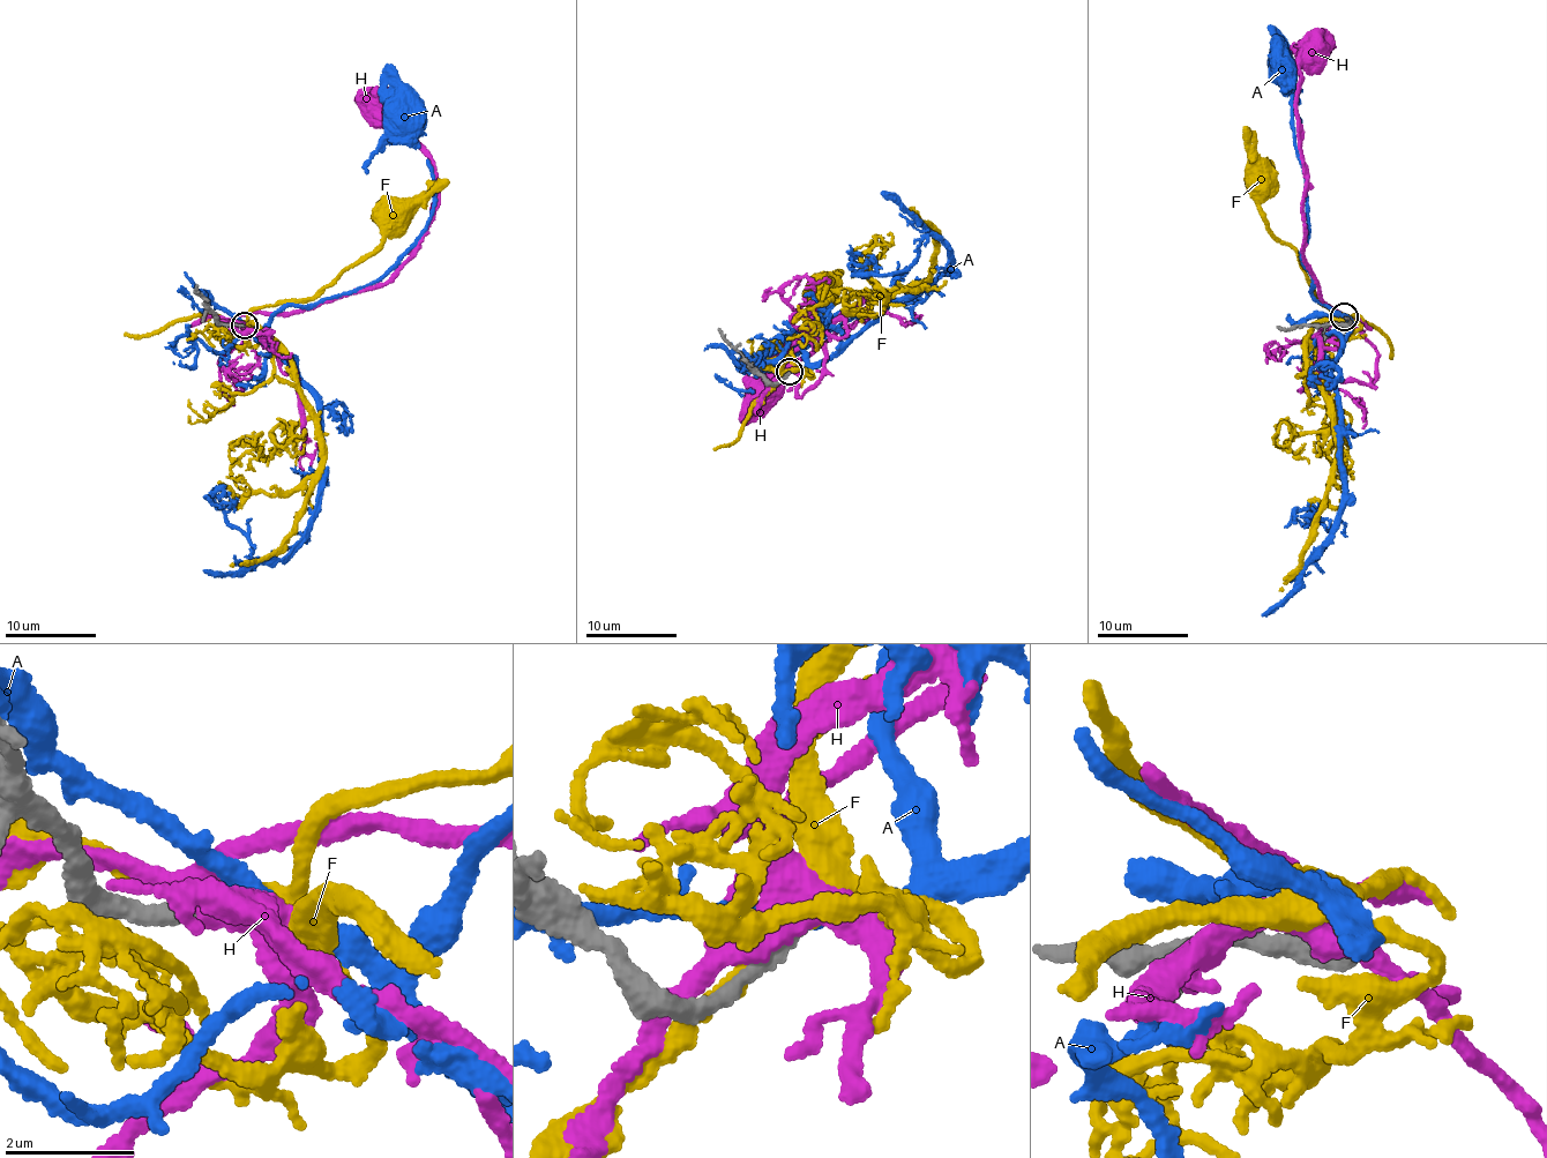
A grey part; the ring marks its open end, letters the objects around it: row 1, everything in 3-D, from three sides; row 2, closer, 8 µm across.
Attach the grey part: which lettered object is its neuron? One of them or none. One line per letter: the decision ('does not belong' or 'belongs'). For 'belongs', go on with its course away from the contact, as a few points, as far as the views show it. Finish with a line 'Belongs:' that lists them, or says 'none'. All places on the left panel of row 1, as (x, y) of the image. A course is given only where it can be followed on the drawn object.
A: does not belong
F: belongs | via (238, 322), (248, 319), (256, 308), (309, 299), (380, 245), (383, 232), (396, 223), (393, 221)
H: does not belong
Belongs: F

